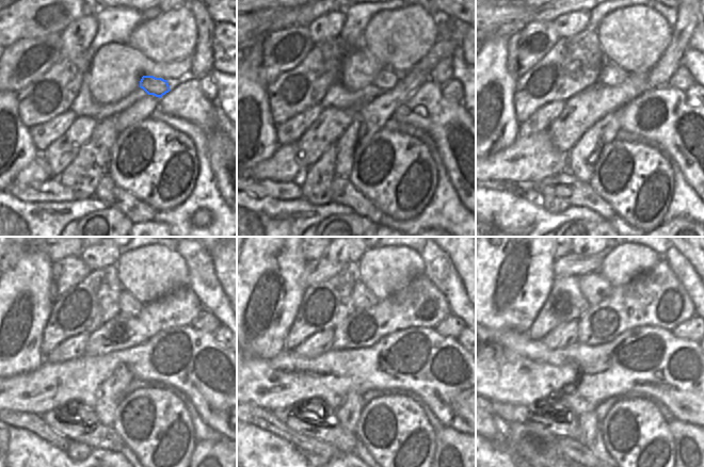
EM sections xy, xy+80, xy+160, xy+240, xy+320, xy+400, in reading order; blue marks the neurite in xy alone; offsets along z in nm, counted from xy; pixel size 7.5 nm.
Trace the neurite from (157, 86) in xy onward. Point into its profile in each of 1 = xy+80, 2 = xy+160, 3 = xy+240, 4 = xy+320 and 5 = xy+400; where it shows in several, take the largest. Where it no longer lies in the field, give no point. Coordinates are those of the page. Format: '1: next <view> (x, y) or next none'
1: next xy+80 (386, 79)
2: next xy+160 (610, 75)
3: next xy+240 (128, 305)
4: next xy+320 (363, 298)
5: next xy+400 (594, 287)

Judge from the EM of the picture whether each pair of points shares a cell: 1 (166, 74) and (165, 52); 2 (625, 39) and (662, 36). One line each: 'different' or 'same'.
1: different
2: same

